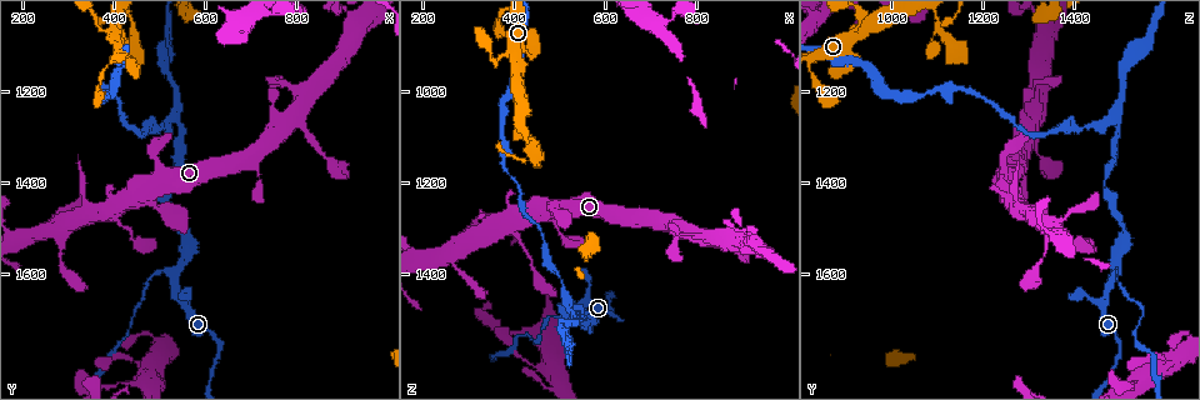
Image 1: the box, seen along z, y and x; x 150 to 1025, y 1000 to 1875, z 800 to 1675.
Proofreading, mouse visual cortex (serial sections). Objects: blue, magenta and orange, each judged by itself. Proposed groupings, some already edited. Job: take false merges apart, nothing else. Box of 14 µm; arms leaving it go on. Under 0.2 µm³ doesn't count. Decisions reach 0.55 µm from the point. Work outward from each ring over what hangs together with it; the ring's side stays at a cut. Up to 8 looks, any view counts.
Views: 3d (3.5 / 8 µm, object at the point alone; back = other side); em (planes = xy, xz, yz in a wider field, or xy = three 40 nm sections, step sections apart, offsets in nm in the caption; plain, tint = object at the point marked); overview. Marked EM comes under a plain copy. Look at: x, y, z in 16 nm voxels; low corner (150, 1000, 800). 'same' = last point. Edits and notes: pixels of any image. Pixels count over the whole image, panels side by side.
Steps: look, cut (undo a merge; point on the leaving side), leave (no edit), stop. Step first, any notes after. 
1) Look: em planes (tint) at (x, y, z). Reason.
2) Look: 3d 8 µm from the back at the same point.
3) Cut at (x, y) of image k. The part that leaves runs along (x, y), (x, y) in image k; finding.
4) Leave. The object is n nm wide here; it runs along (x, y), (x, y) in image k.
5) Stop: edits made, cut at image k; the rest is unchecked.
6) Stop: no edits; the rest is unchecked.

Look: 3d 8 µm at (375, 1060, 920). Thick turns thin.

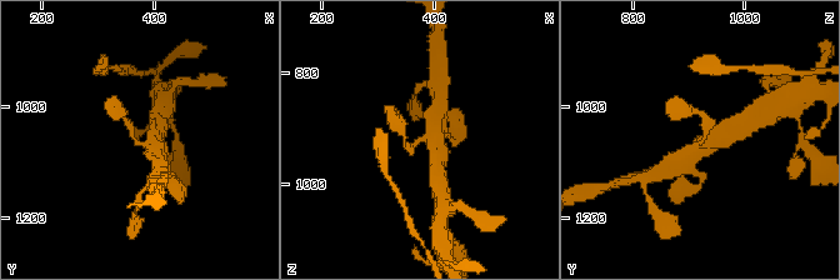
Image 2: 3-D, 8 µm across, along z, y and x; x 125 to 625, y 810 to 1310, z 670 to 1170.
Look: 3d 3.5 µm at (375, 1070, 920). Zoom in.

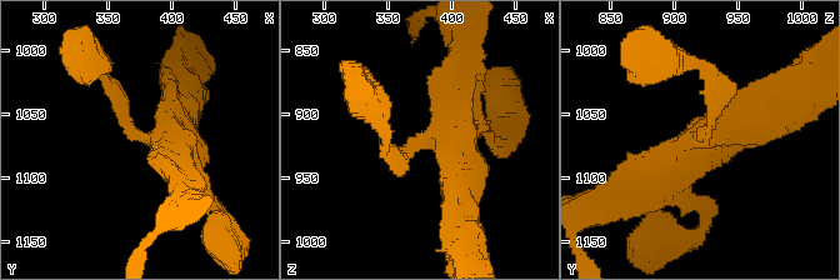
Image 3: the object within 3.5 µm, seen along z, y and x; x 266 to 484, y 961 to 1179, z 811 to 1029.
Look: em xy step 1 (tint) at (374, 1066, 922). Now the EM.

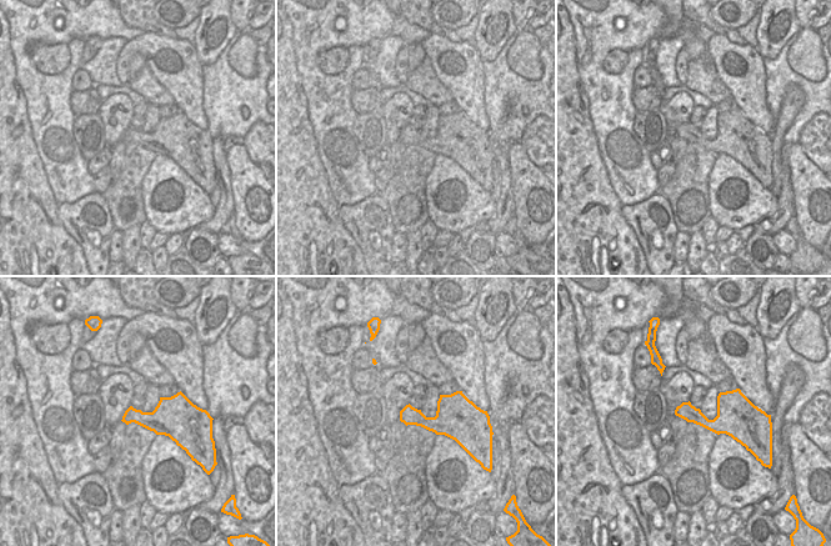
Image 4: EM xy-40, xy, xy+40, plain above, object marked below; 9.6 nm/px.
Leave. It runs along (180, 163), (173, 136), (130, 129), (103, 71) in image 3; all the same cell.

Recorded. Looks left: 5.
Look: 3d 8 µm at (540, 1270, 1490). Two arms in line, one across.

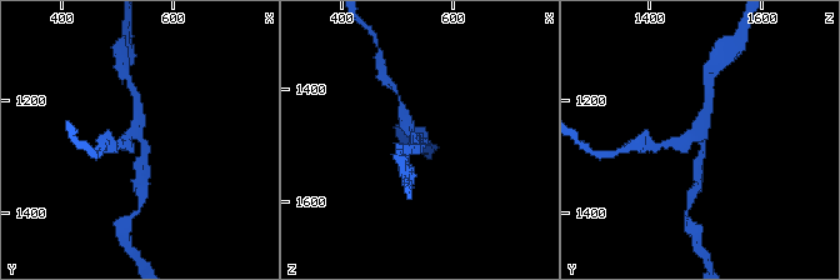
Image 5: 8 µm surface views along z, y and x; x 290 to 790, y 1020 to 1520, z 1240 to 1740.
Look: 3d 3.5 µm at (535, 1265, 1495).

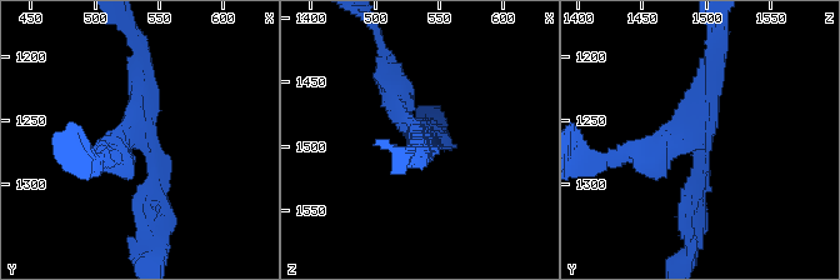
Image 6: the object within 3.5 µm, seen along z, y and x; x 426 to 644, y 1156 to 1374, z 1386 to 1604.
Look: em xy step 1 (tint) at (538, 1266, 1496). Now the EM.

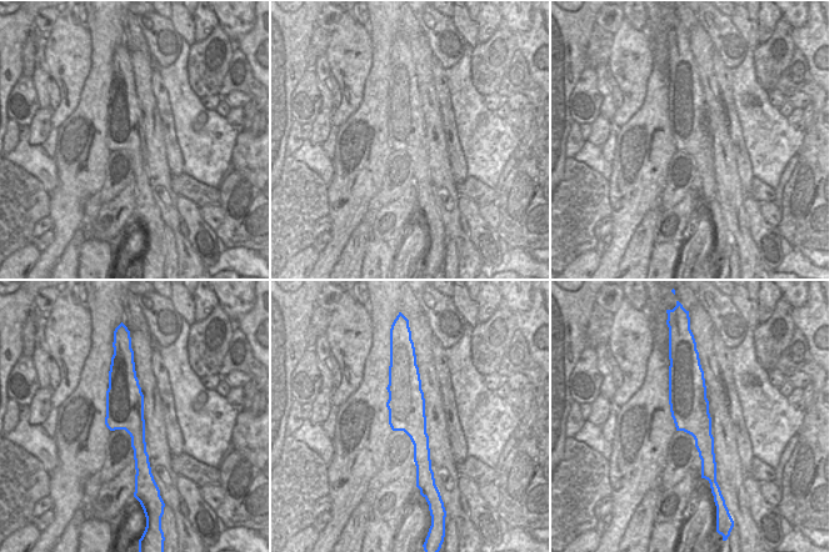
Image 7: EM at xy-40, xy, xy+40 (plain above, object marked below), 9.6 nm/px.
Leave. It runs along (123, 366), (143, 472) in image 7; one cell here.

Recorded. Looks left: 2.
Stop: no edits; the rest is unchecked.

